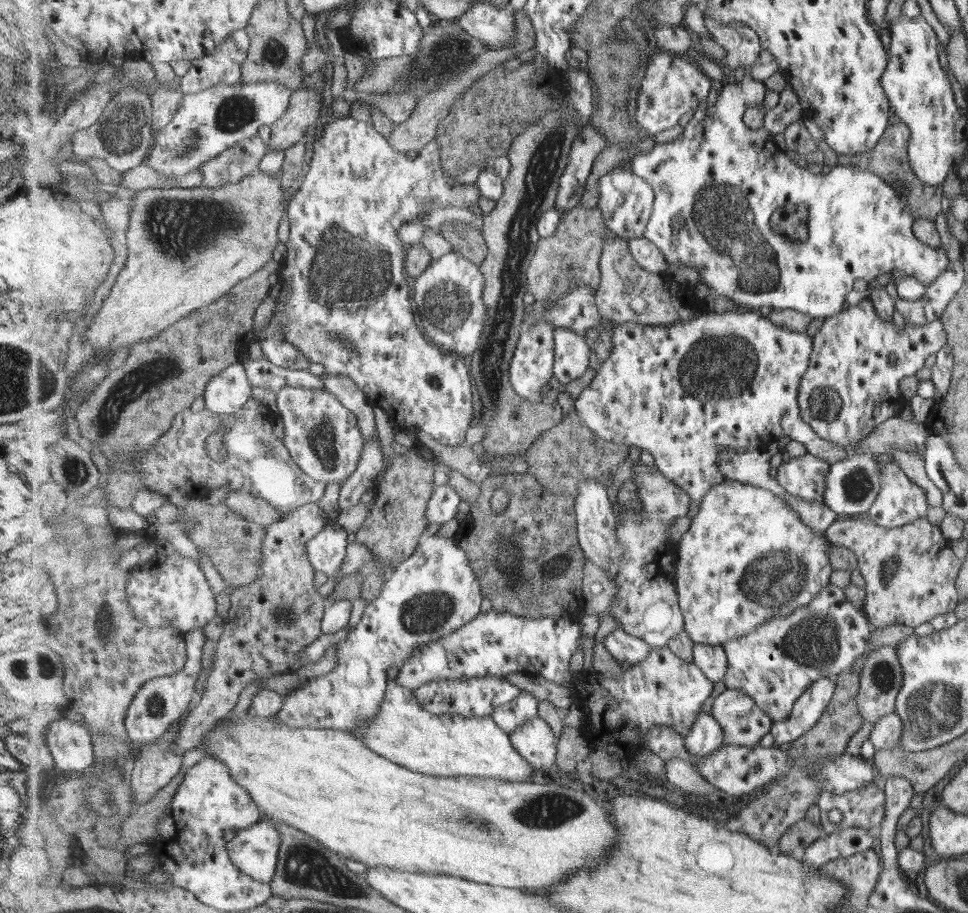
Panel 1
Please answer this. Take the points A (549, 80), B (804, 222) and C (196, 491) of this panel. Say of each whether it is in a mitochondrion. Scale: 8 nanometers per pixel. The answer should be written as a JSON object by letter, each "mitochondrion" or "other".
{"A":"other","B":"other","C":"other"}

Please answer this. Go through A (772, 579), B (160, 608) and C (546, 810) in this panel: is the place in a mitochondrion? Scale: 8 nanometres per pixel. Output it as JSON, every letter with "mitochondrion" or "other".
{"A":"mitochondrion","B":"other","C":"mitochondrion"}

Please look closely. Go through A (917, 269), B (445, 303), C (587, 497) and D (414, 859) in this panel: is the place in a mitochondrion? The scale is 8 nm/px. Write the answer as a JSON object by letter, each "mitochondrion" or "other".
{"A":"other","B":"mitochondrion","C":"other","D":"other"}

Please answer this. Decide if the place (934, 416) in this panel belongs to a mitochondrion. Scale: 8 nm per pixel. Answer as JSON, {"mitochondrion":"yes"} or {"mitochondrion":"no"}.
{"mitochondrion":"no"}

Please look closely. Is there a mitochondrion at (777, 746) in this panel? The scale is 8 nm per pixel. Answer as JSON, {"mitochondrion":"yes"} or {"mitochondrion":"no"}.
{"mitochondrion":"no"}

